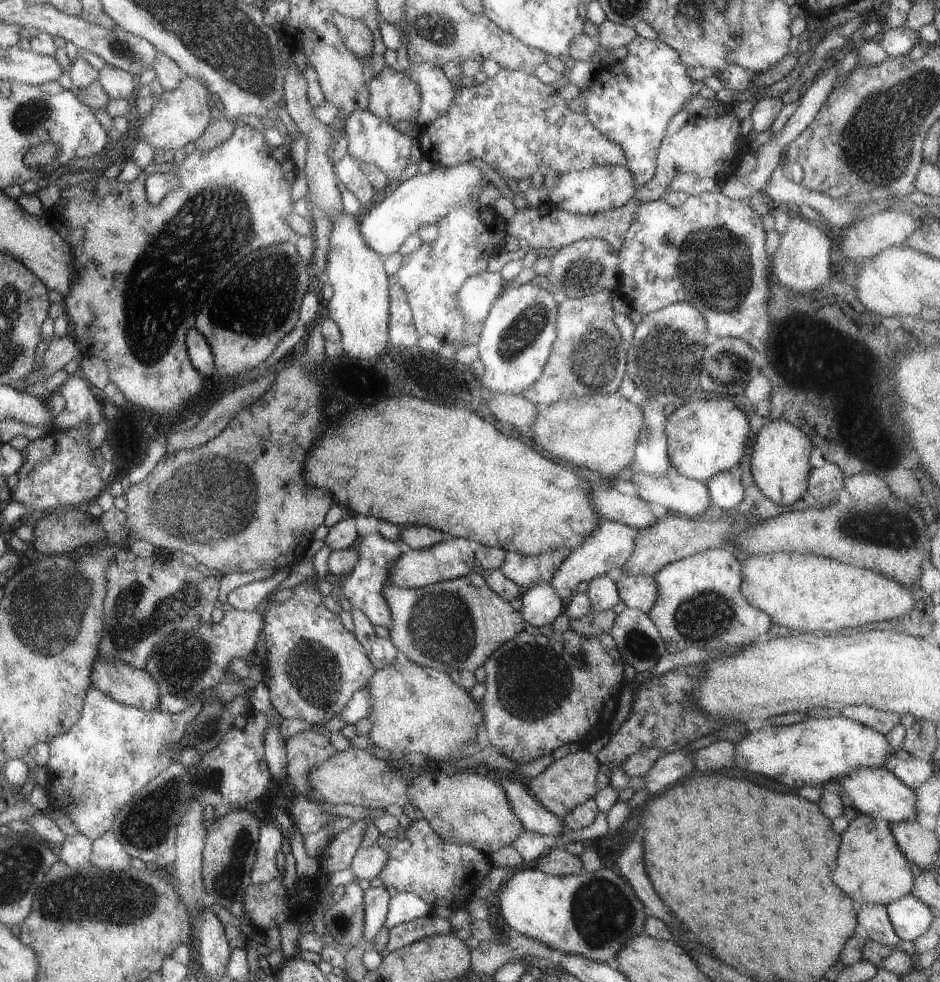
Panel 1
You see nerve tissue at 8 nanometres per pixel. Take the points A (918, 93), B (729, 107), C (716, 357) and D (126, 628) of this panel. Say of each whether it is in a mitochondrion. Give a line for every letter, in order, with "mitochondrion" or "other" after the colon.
A: mitochondrion
B: other
C: mitochondrion
D: mitochondrion

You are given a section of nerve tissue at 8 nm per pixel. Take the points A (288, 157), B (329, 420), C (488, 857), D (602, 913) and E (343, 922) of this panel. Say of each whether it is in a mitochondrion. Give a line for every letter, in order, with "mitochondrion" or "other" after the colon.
A: other
B: other
C: other
D: mitochondrion
E: mitochondrion

